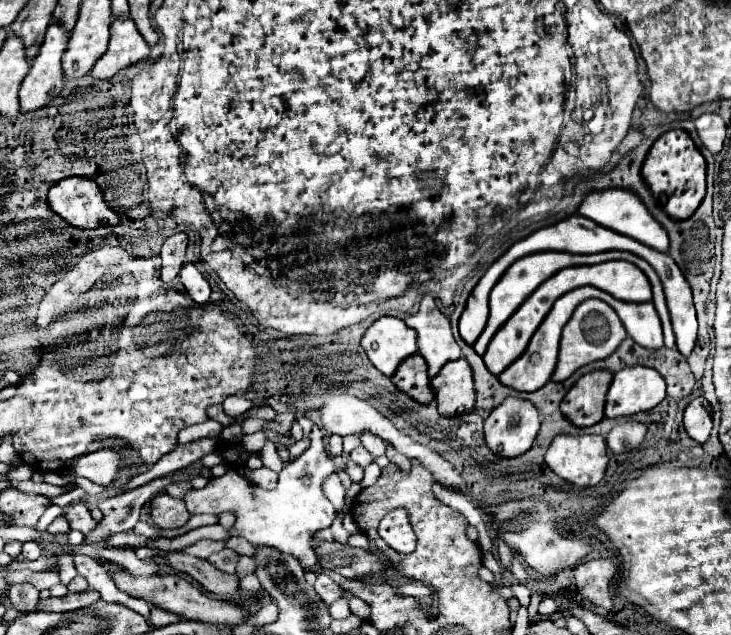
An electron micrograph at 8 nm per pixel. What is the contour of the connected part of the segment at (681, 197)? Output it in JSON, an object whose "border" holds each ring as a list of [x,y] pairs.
{"border":[[[674,129],[656,139],[648,151],[642,167],[642,179],[648,183],[662,211],[666,211],[666,215],[674,221],[684,221],[694,215],[706,195],[706,161],[696,149],[690,135],[682,129]]]}

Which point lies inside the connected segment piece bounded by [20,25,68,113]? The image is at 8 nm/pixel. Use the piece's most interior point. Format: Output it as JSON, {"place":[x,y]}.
{"place":[43,84]}

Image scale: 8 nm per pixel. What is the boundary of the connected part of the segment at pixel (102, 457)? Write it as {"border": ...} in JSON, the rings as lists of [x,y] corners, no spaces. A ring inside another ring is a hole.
{"border":[[[102,449],[74,459],[68,465],[68,469],[70,473],[86,477],[98,485],[110,485],[118,473],[118,465],[120,465],[120,453],[114,449]]]}

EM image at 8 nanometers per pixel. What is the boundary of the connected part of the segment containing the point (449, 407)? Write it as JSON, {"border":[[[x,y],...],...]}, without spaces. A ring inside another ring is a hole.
{"border":[[[458,359],[454,363],[446,363],[442,371],[430,381],[438,413],[442,417],[454,417],[462,413],[470,413],[474,409],[474,383],[472,371],[466,359]]]}

